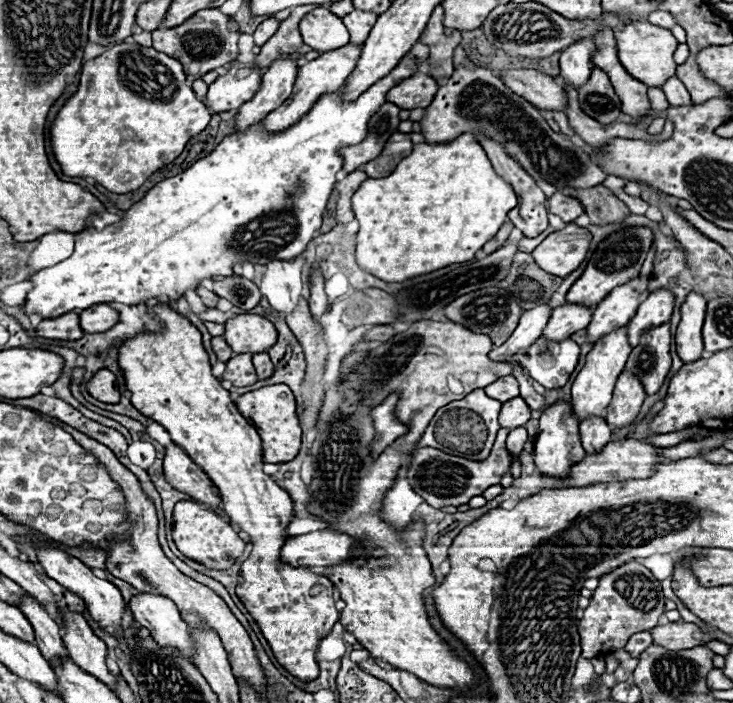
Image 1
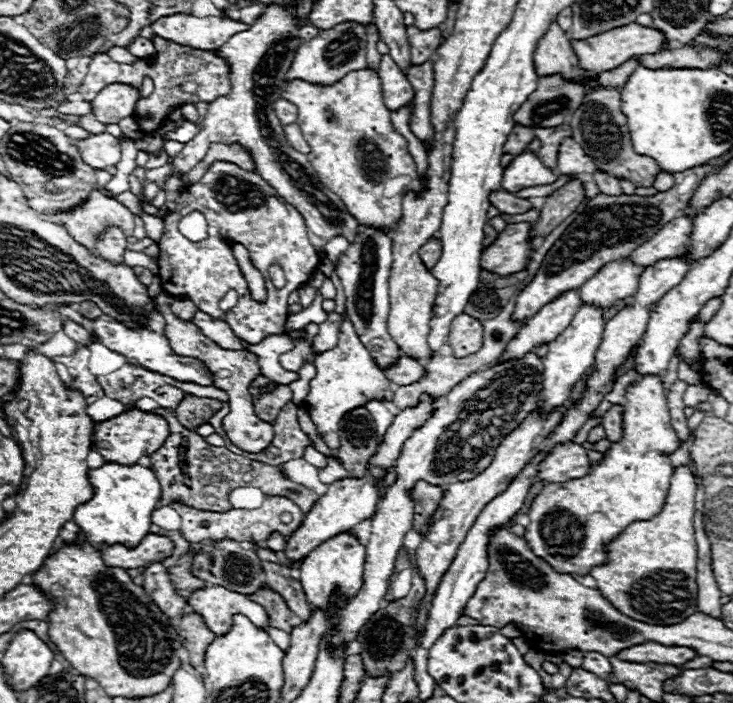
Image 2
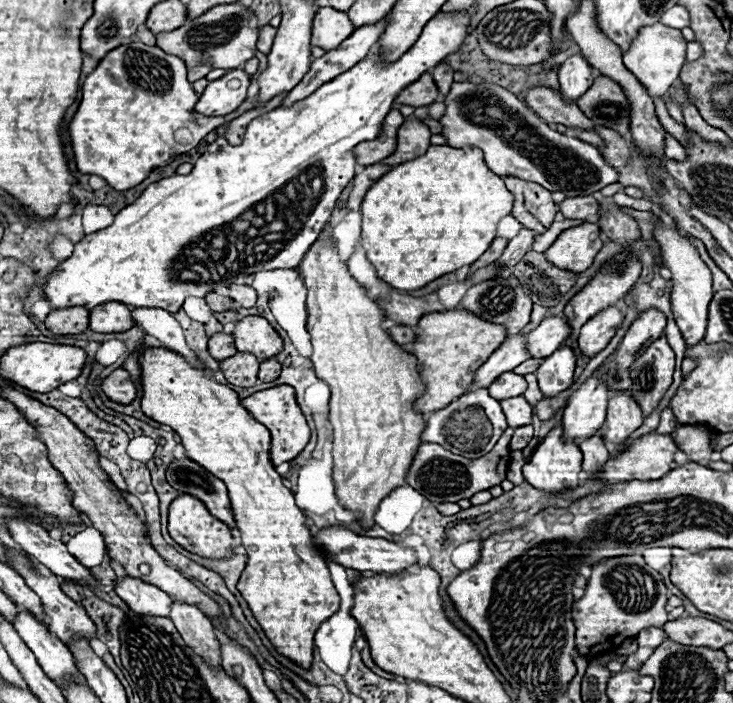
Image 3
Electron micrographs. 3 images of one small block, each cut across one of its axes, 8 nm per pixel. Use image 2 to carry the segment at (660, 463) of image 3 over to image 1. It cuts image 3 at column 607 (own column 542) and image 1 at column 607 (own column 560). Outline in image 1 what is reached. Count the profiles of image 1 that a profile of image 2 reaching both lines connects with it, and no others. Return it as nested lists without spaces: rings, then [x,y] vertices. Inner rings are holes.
[[[618,440],[606,444],[598,454],[586,454],[578,464],[570,468],[570,474],[562,478],[564,484],[568,486],[586,486],[586,484],[596,484],[596,482],[618,482],[618,480],[628,480],[628,478],[646,478],[654,472],[654,466],[660,462],[660,456],[656,454],[656,448],[642,442],[642,440]]]

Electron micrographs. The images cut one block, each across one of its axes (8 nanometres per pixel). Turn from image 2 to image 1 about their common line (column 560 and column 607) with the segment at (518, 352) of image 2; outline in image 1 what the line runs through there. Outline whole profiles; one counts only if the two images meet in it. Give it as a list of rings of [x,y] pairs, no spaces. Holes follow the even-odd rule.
[[[636,276],[634,280],[630,280],[628,284],[616,286],[594,310],[592,314],[592,322],[588,324],[590,332],[588,332],[588,340],[596,342],[600,340],[604,334],[626,326],[630,322],[630,318],[636,314],[638,304],[640,304],[640,294],[646,292],[650,282],[650,276]]]

